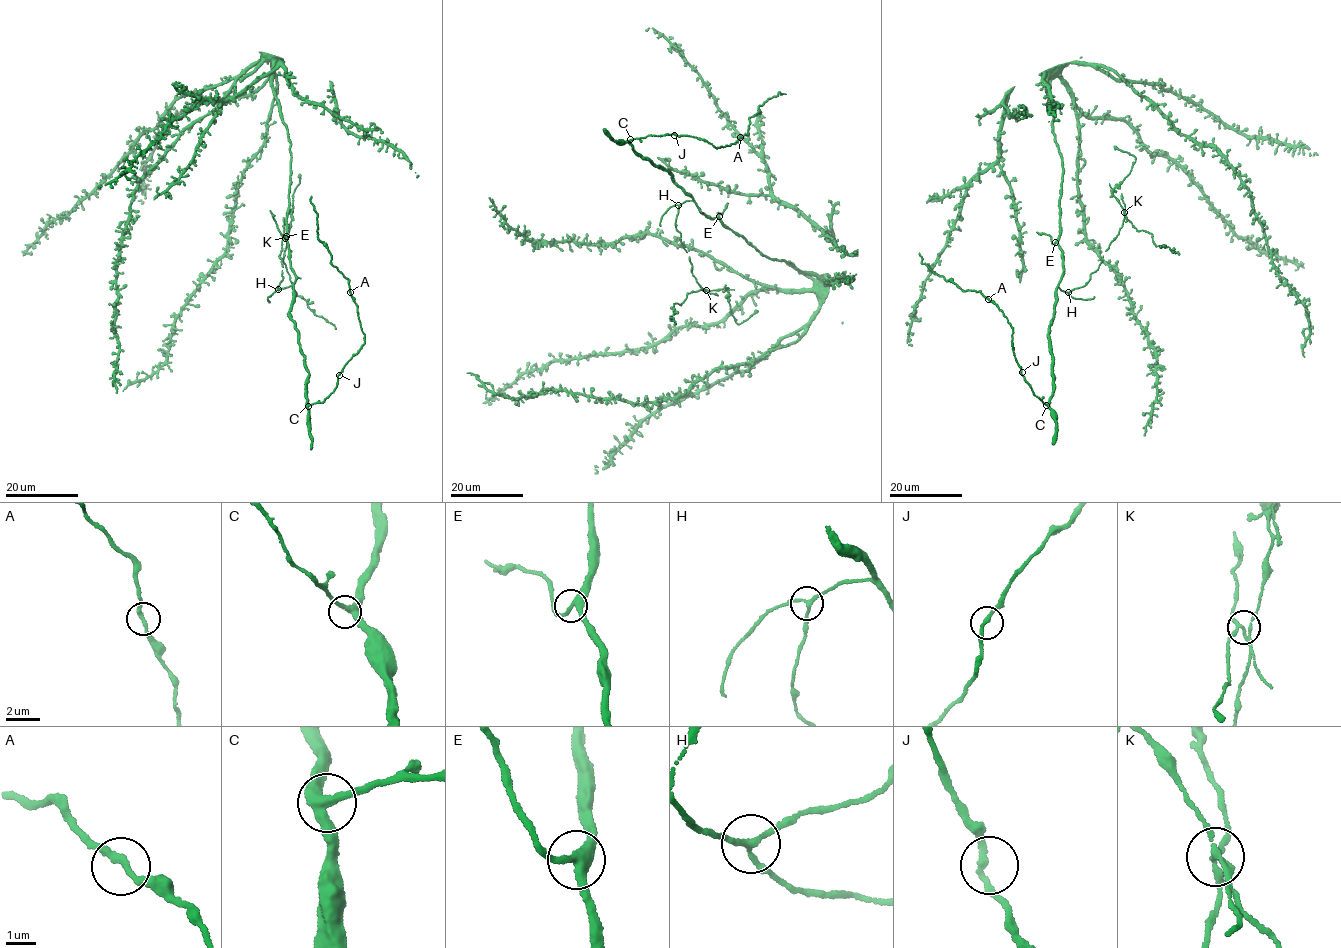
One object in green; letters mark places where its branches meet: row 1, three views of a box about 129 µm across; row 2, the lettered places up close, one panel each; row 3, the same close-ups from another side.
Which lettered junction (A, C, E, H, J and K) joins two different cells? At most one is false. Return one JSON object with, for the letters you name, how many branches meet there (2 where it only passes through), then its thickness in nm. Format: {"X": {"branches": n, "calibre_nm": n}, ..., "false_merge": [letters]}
{"K": {"branches": 4, "calibre_nm": 200}, "false_merge": ["K"]}

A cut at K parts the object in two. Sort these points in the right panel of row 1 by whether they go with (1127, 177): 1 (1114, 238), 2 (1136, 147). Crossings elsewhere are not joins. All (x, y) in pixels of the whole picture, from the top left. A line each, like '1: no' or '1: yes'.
1: no
2: no

